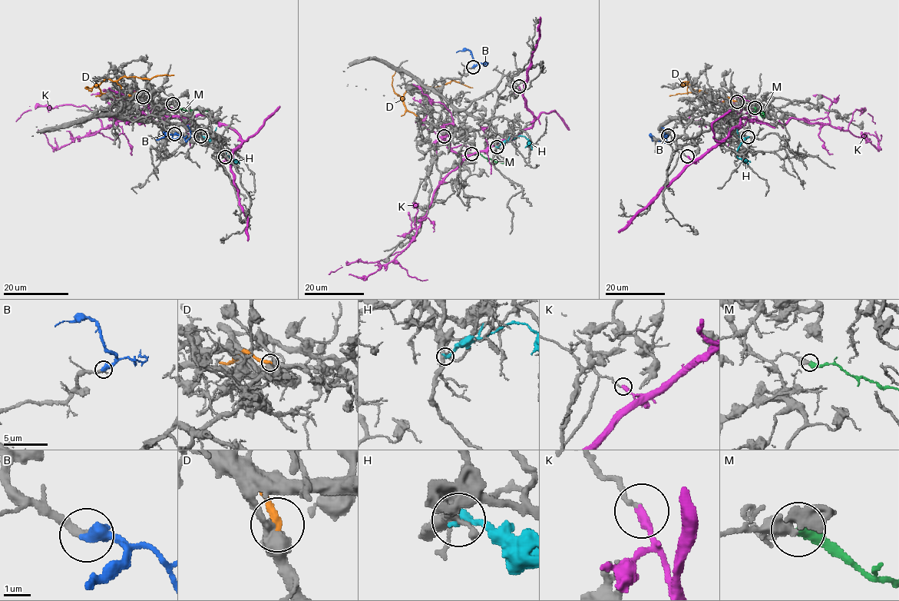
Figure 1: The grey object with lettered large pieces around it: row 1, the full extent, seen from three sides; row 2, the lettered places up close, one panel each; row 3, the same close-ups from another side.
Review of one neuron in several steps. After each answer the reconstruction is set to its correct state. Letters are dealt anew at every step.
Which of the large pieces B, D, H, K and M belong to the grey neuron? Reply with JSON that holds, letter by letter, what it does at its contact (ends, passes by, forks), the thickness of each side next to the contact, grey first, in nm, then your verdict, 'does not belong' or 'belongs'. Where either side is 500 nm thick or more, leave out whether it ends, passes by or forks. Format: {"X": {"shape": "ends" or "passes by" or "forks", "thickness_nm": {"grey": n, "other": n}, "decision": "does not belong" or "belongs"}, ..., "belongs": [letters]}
{"B": {"thickness_nm": {"grey": 320, "other": 500}, "decision": "belongs"}, "D": {"thickness_nm": {"grey": 500, "other": 300}, "decision": "does not belong"}, "H": {"shape": "ends", "thickness_nm": {"grey": 300, "other": 280}, "decision": "does not belong"}, "K": {"shape": "ends", "thickness_nm": {"grey": 160, "other": 340}, "decision": "does not belong"}, "M": {"shape": "ends", "thickness_nm": {"grey": 480, "other": 440}, "decision": "belongs"}, "belongs": ["B", "M"]}

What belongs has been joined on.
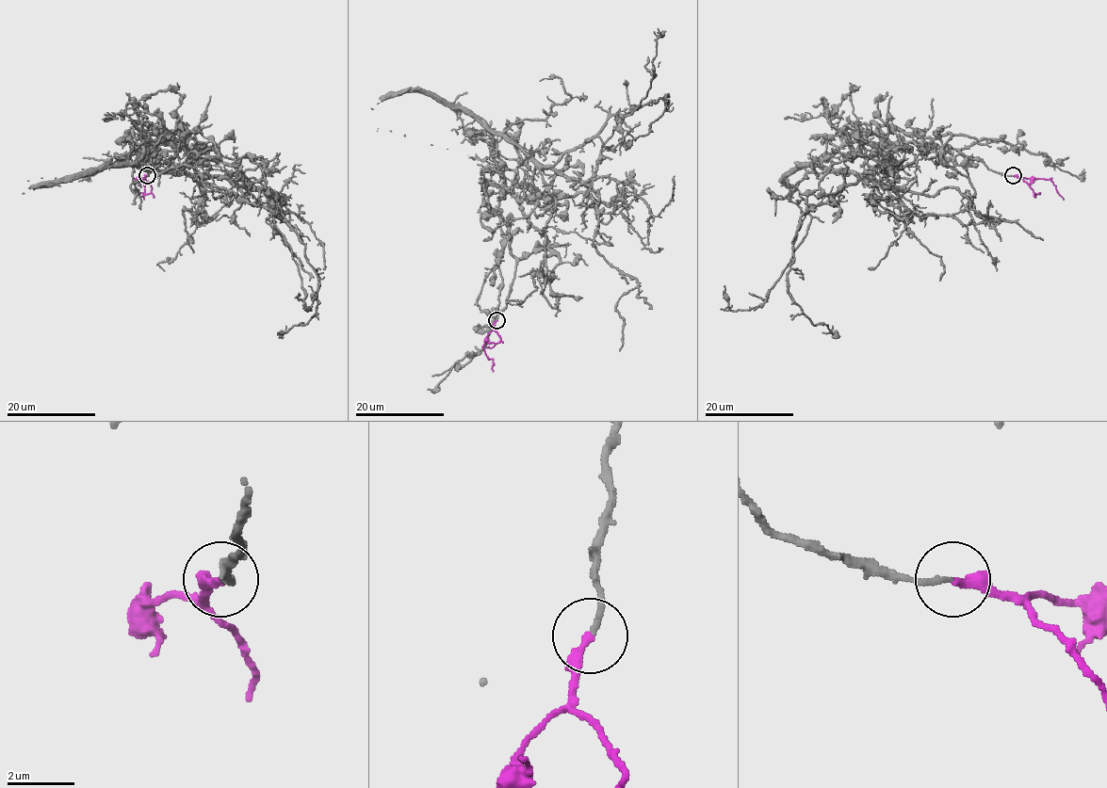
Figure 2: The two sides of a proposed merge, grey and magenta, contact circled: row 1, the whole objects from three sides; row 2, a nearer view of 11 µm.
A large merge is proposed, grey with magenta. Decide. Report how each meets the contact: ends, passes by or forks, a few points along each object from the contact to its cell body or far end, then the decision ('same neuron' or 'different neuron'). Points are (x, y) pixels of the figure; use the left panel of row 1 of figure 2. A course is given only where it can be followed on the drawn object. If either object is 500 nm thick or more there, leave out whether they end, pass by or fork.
grey ends; magenta ends; course grey (147, 176), (149, 143), (166, 141), (189, 154), (188, 176), (284, 217), (318, 291), (315, 314), (279, 337); course magenta (147, 176), (134, 179), (143, 182), (143, 199); same neuron

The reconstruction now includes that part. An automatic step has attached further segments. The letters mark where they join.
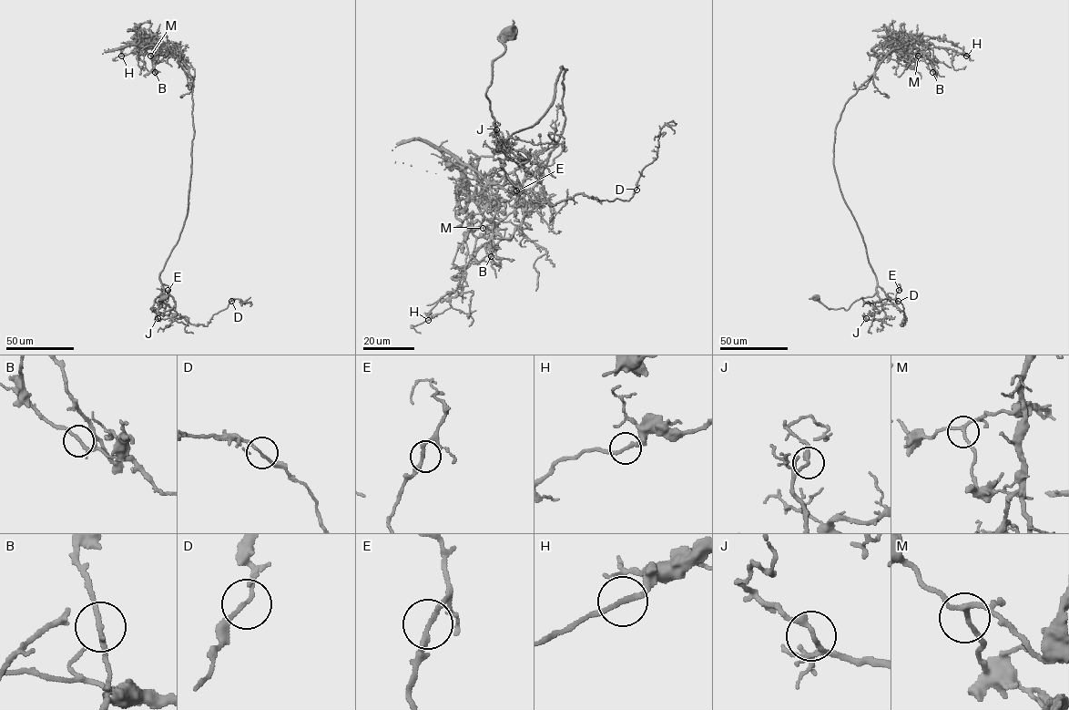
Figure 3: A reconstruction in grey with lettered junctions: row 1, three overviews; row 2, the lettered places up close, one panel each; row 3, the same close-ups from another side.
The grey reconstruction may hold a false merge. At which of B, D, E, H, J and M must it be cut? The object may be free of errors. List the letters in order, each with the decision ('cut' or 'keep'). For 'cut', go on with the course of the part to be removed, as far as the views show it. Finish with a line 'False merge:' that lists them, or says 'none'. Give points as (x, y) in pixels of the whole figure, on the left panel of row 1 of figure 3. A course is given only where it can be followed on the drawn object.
B: cut; foreign part runs (155, 71), (147, 48), (175, 47), (193, 86), (188, 208), (160, 298), (207, 326), (231, 299), (249, 306)
D: keep
E: keep
H: keep
J: keep
M: keep
False merge: B

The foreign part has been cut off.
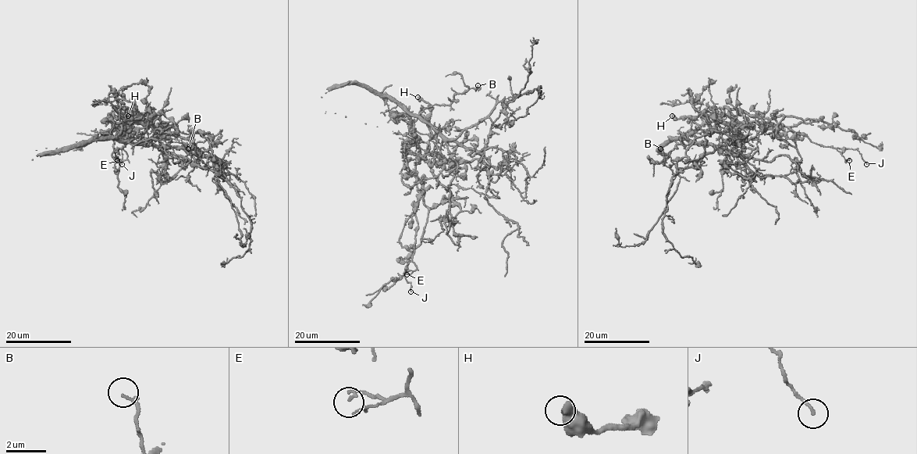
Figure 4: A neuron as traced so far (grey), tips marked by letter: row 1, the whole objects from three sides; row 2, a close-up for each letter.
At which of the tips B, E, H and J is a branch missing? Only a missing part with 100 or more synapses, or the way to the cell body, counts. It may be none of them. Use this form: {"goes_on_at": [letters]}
{"goes_on_at": []}

